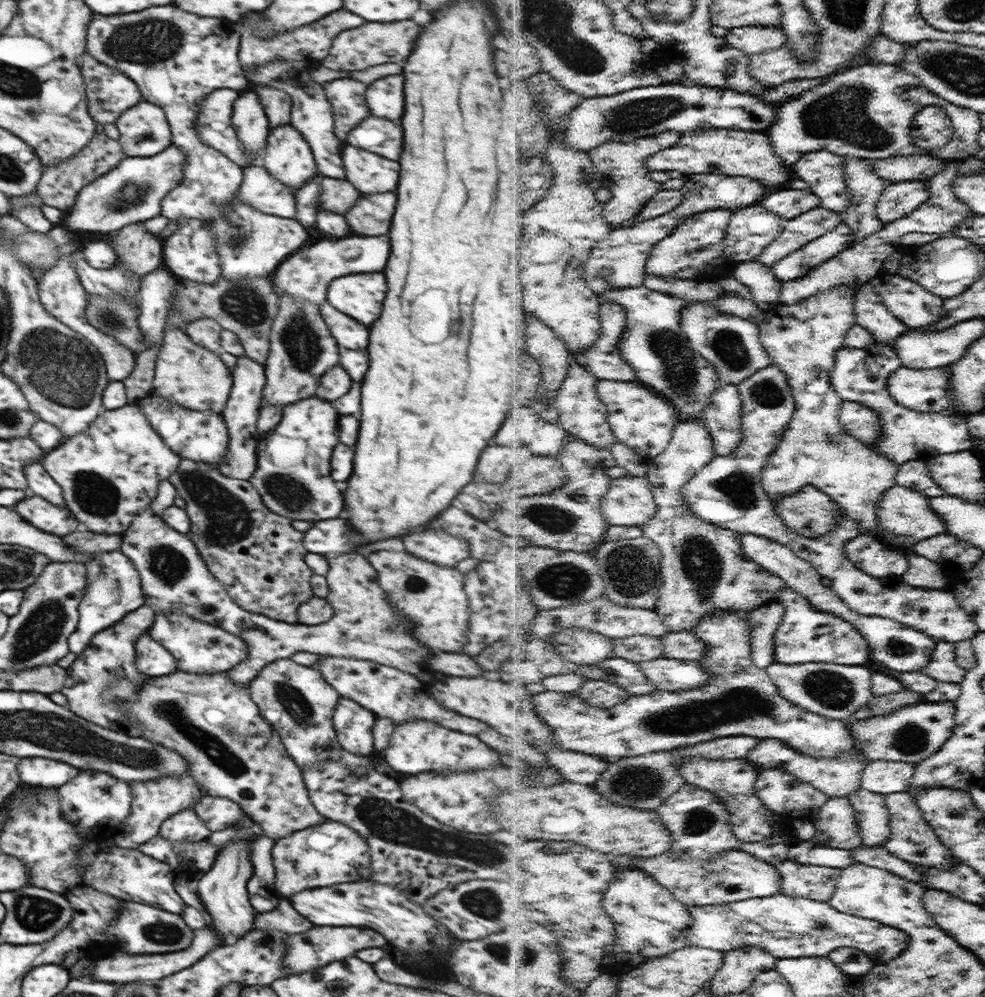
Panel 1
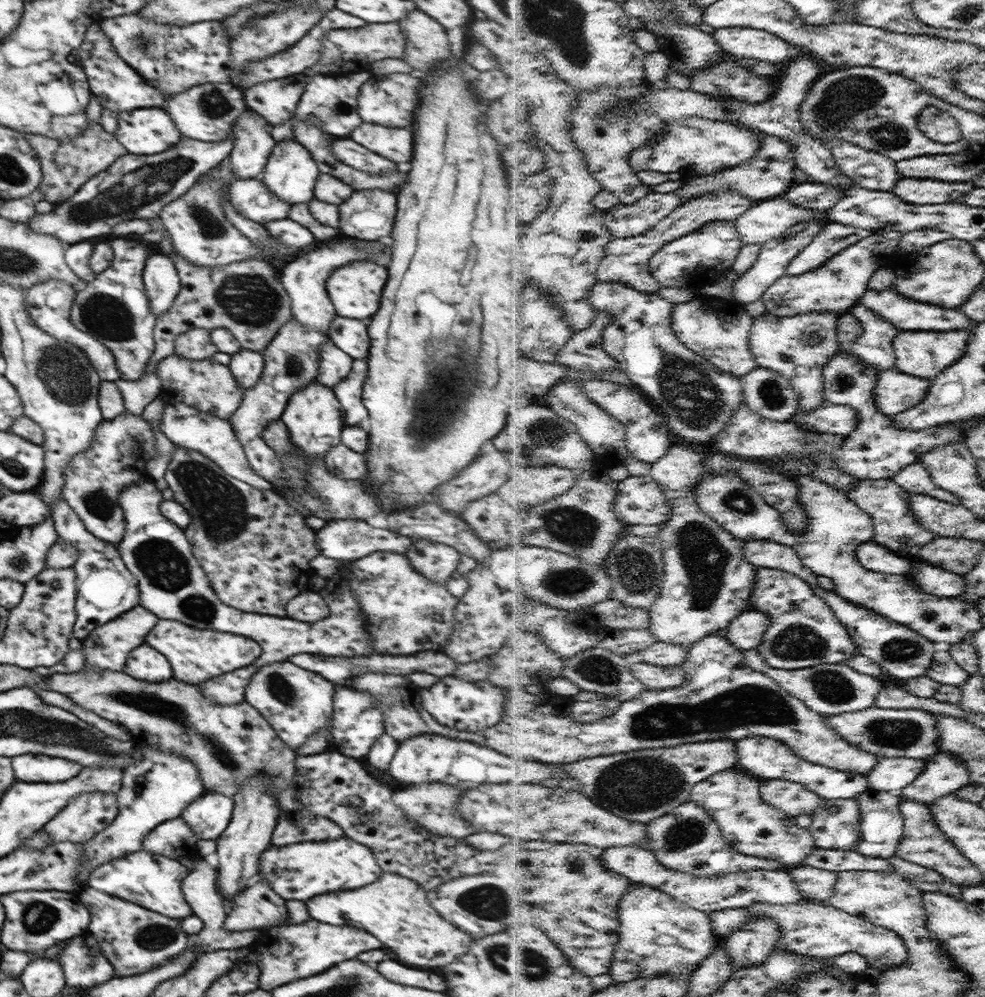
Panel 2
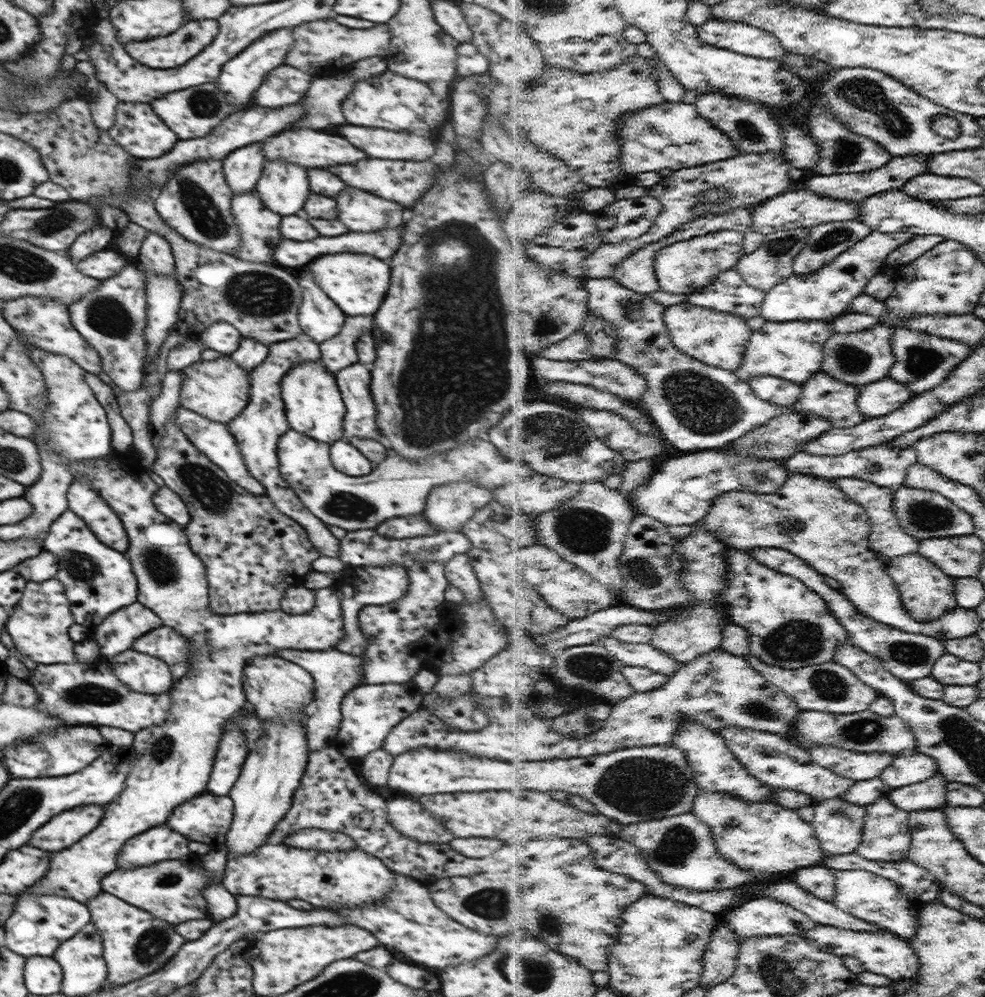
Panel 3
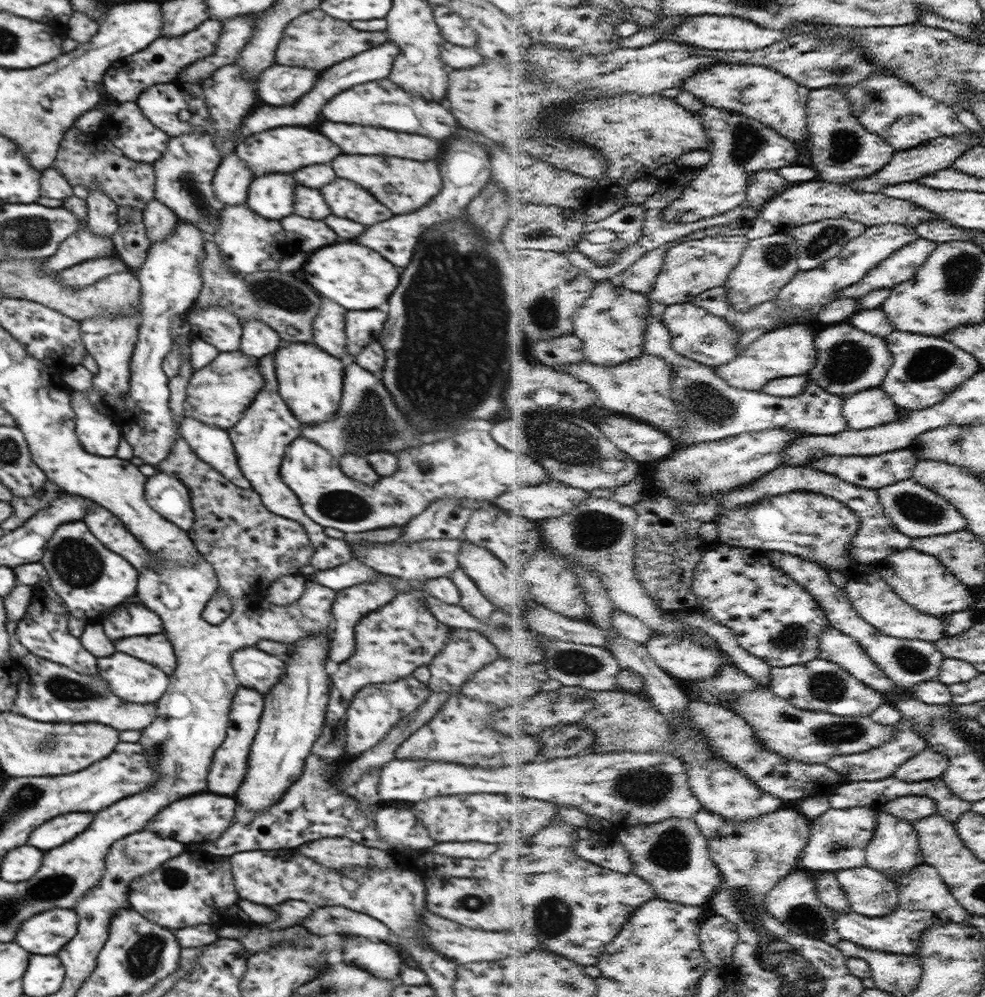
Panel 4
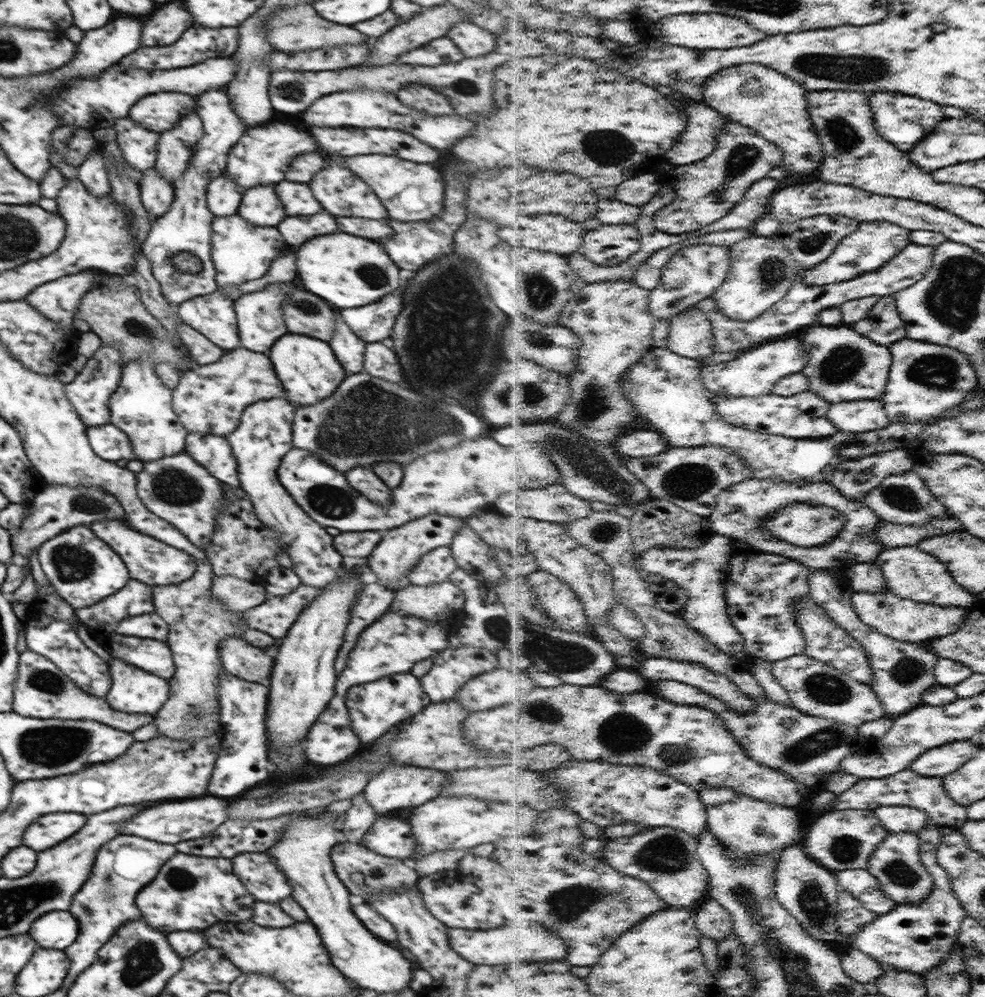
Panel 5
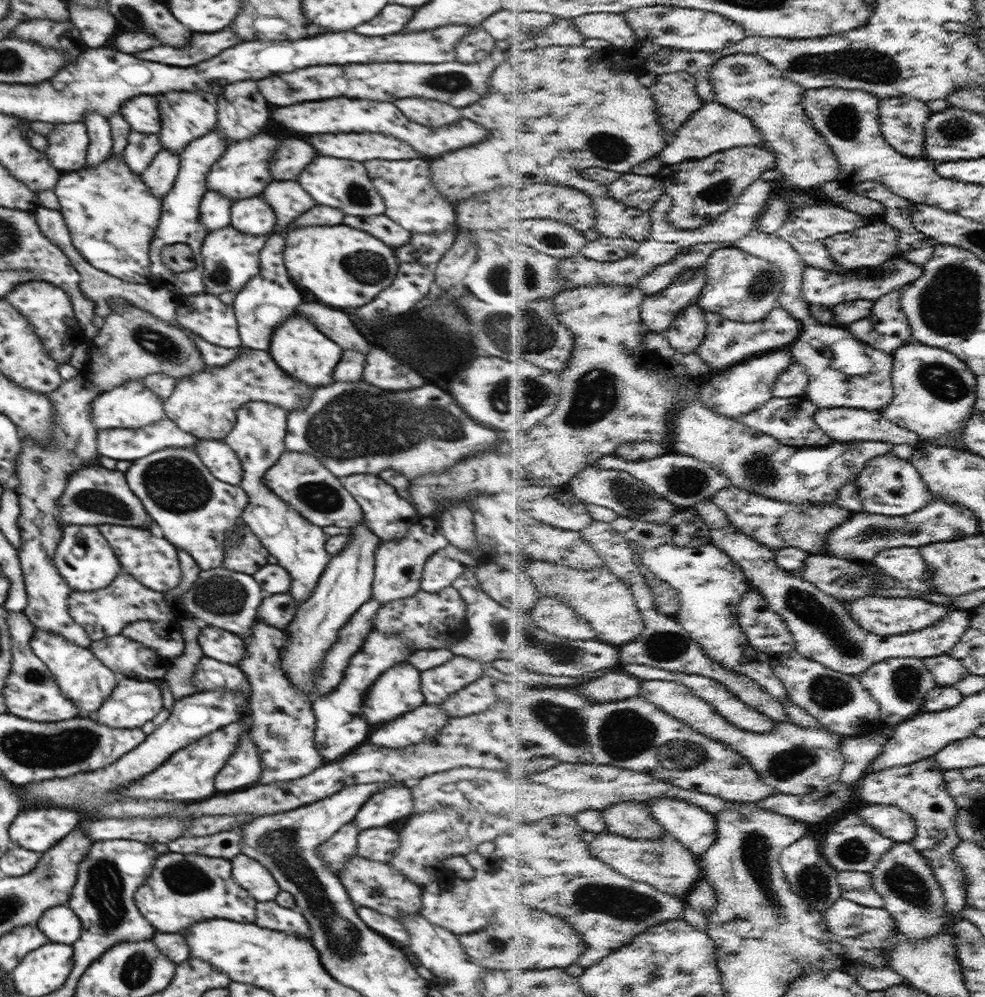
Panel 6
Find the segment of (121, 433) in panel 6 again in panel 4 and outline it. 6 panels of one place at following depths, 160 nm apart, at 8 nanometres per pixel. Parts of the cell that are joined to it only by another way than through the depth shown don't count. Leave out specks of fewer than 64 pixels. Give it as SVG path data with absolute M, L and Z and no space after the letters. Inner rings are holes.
M71 389L71 405L75 410L75 431L86 452L112 460L121 441L115 418L100 414L79 389Z

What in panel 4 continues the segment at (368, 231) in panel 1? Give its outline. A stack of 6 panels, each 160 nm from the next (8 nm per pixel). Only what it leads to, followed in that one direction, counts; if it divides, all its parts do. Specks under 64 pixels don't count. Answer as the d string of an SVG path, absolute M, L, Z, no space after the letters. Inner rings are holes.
M336 178L330 186L320 188L320 192L326 198L326 204L330 206L334 216L350 218L366 226L388 220L395 215L384 204L380 204L370 192L344 178Z

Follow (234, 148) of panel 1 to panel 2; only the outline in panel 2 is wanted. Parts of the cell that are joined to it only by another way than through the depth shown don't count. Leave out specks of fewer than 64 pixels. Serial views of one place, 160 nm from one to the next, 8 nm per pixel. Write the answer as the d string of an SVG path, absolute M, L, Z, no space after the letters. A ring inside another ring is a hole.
M206 83L194 85L176 97L166 99L164 109L183 137L202 142L226 141L236 120L247 110L243 90L231 83Z

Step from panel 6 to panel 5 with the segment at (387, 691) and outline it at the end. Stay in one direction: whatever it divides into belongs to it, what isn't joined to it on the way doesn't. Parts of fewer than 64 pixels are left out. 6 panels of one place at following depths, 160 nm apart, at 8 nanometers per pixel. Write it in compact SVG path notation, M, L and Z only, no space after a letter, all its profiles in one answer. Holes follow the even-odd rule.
M406 672L406 674L393 674L374 682L353 686L348 691L345 703L354 734L358 736L361 743L370 744L378 741L393 726L418 714L431 703L431 700L420 686L419 678Z

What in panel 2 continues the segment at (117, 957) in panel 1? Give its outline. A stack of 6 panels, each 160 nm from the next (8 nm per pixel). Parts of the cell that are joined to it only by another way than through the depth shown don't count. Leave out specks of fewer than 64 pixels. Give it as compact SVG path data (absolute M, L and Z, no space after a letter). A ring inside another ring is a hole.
M204 858L195 862L195 867L189 871L186 880L182 882L182 892L186 902L192 907L194 915L201 918L204 928L196 935L190 938L190 948L194 952L204 953L216 950L233 950L242 949L243 947L253 946L256 942L255 934L238 933L223 928L226 918L226 906L224 906L225 898L222 896L221 890L217 883L217 870L204 860Z

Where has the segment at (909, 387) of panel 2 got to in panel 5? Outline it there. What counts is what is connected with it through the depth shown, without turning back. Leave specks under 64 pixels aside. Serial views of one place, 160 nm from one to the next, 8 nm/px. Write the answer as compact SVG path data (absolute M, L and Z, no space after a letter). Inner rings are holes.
M882 399L846 401L833 404L829 417L837 423L841 431L865 433L888 428L893 419L889 417L885 402Z

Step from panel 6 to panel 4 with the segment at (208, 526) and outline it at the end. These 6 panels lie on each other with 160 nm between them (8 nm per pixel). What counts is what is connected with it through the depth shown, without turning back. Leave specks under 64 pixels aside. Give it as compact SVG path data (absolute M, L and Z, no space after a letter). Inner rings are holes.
M154 474L145 484L145 500L158 514L188 532L194 527L195 514L188 488L170 474Z

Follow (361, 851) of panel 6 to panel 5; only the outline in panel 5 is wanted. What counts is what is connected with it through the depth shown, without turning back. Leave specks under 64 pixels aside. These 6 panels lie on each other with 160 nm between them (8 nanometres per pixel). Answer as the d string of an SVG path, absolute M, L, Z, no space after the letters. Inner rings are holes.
M394 814L379 816L363 834L361 844L382 856L408 860L415 847L410 823L407 818L390 816Z

